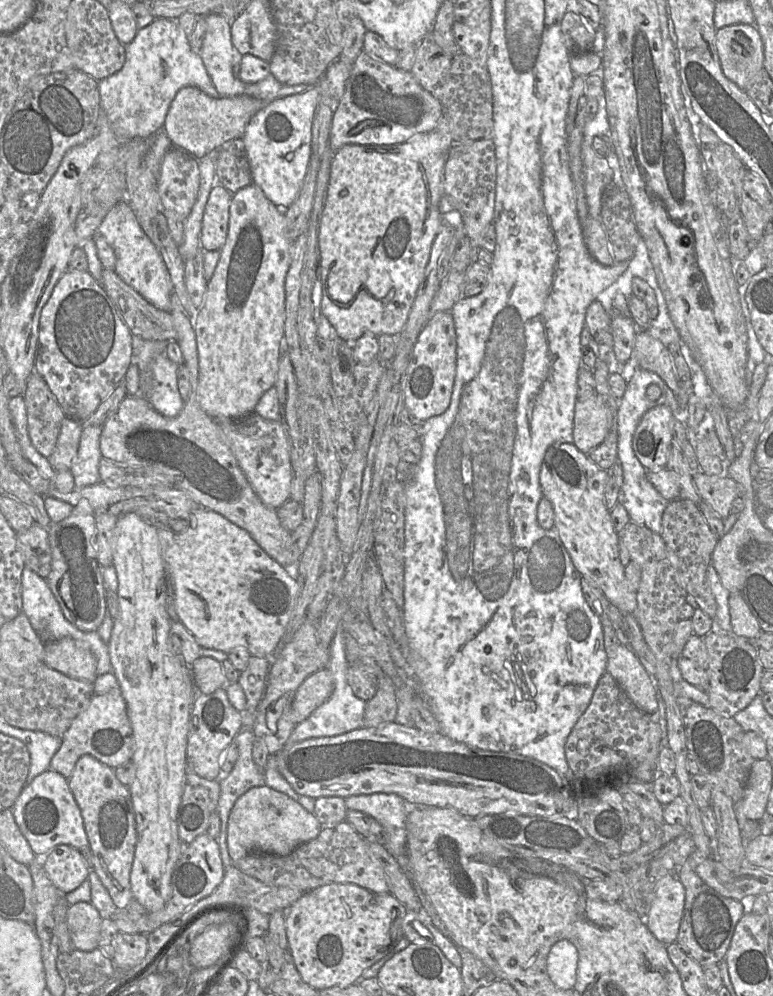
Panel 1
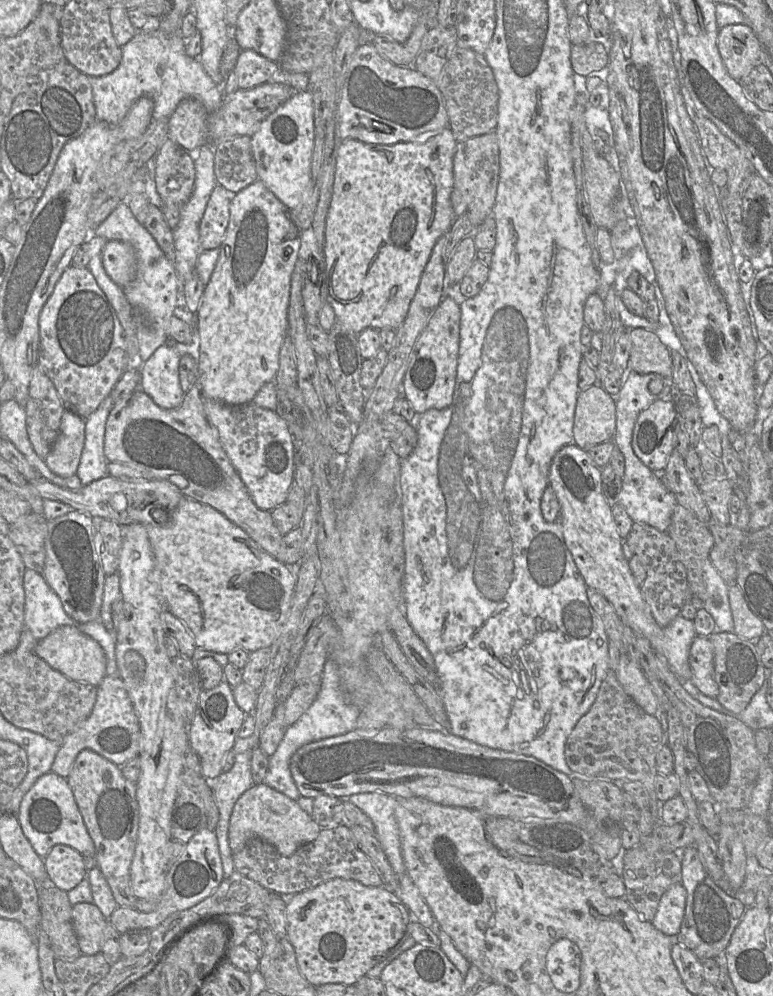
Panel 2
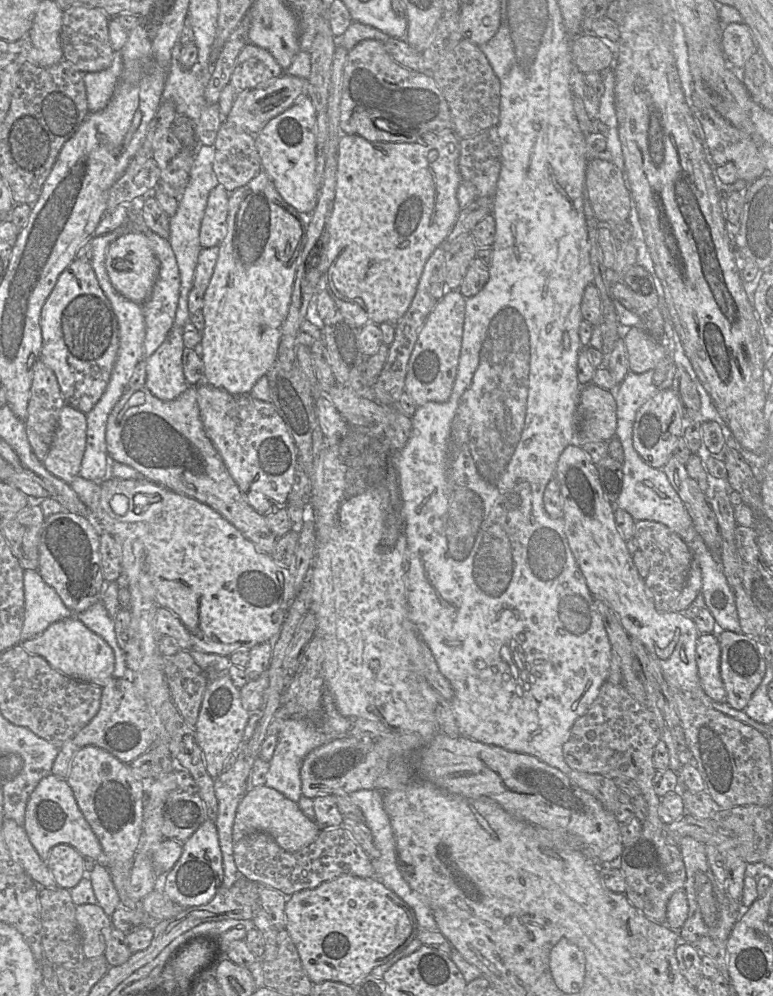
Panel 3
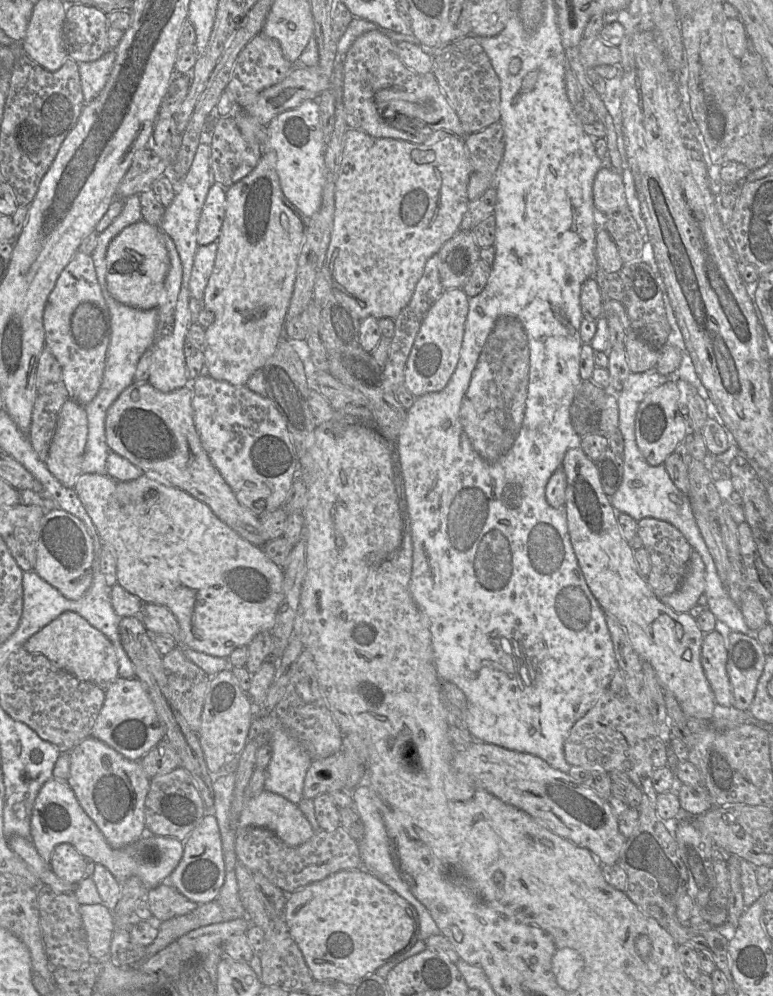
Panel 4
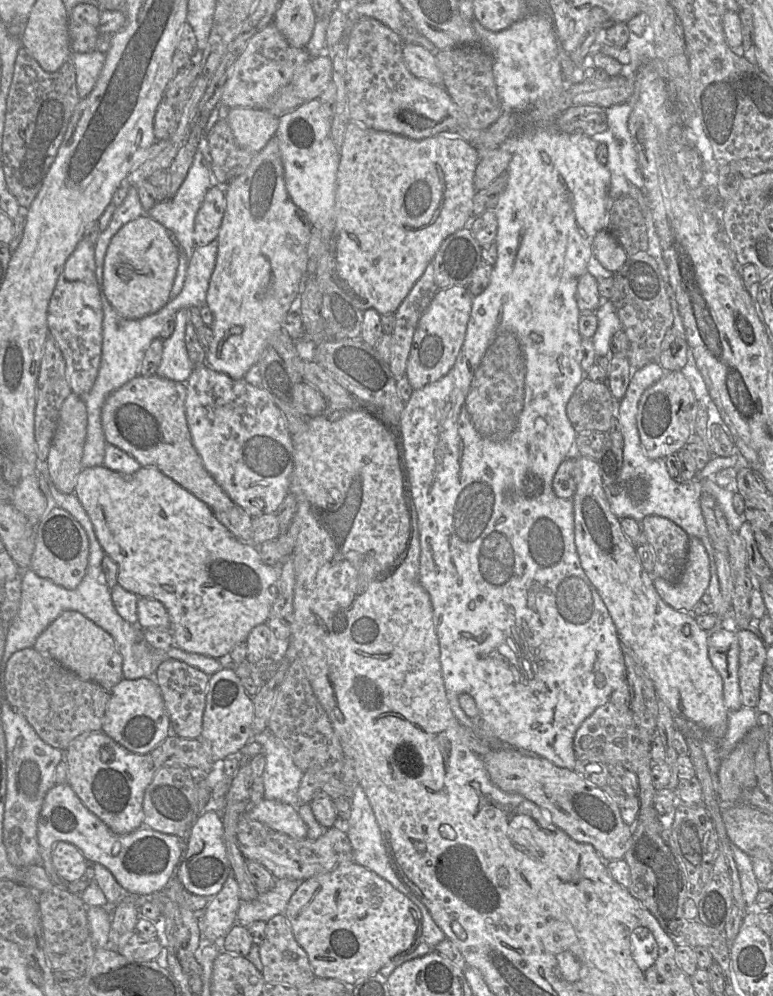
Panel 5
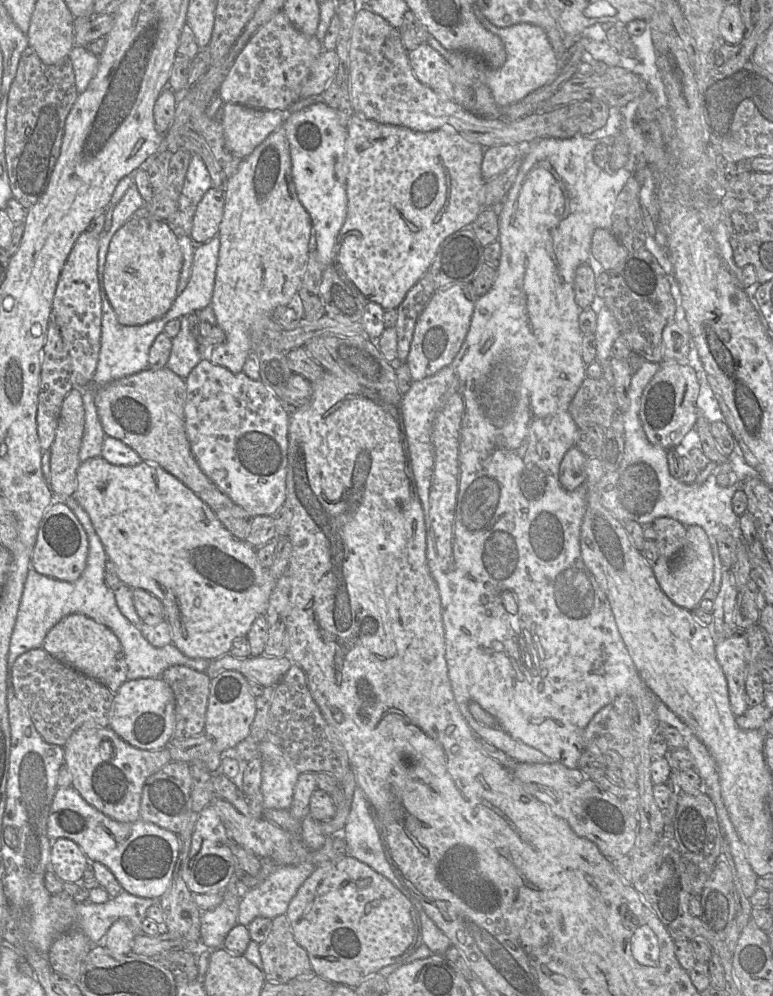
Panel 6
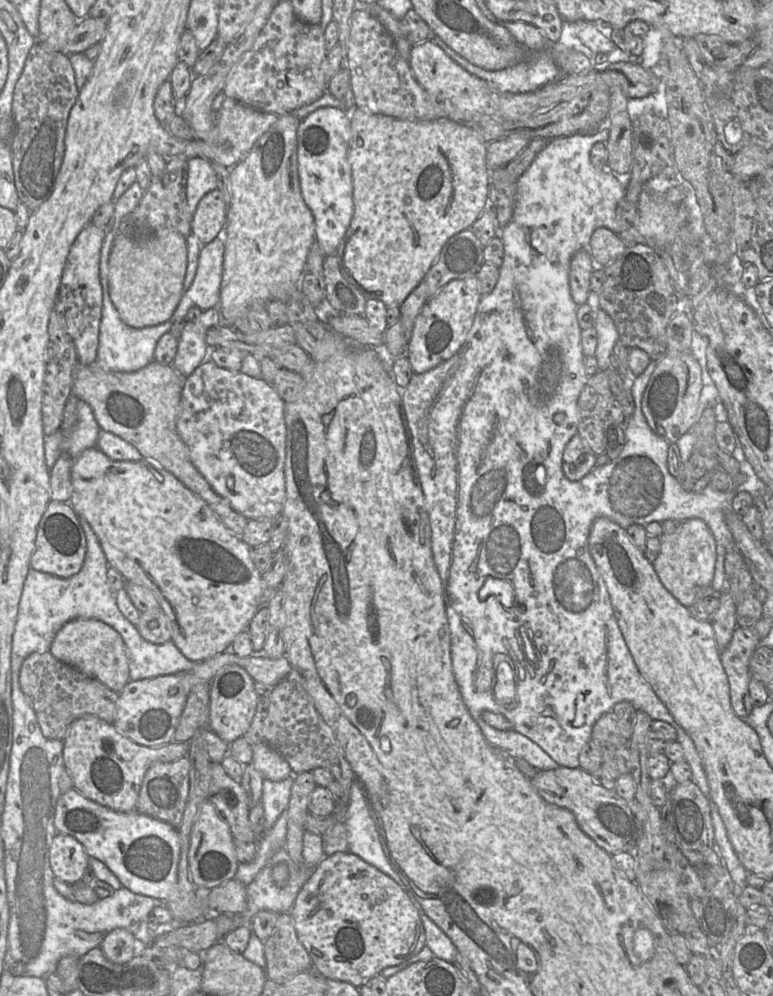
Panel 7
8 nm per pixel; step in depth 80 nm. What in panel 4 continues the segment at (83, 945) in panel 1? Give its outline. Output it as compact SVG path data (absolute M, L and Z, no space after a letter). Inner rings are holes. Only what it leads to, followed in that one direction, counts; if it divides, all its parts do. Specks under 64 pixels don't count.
M104 904L80 905L87 934L88 951L93 961L107 959L115 931L114 913Z

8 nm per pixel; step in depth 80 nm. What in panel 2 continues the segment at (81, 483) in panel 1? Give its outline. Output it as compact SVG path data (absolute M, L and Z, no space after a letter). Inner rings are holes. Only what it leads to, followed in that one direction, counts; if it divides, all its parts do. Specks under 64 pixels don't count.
M110 394L85 420L85 441L76 475L83 486L108 474L109 461L104 454L105 427L108 415L114 406Z

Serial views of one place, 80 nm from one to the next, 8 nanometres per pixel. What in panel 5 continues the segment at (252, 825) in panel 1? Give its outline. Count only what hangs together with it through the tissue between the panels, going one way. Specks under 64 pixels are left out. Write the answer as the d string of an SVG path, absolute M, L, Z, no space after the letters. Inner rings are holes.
M264 798L247 810L248 816L292 838L303 839L307 827L296 806Z

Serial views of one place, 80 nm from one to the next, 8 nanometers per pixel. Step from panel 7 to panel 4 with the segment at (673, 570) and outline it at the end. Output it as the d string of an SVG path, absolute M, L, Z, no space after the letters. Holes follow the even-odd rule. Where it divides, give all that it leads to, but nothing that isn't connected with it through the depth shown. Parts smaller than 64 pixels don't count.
M692 550L688 572L681 587L659 600L677 613L688 613L705 591L705 573L705 565L700 554Z

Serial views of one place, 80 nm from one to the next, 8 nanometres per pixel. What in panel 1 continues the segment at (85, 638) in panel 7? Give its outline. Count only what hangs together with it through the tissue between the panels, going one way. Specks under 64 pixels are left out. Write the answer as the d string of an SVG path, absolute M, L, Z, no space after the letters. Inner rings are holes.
M69 637L44 642L43 662L71 678L93 683L97 677L94 654L84 642Z

